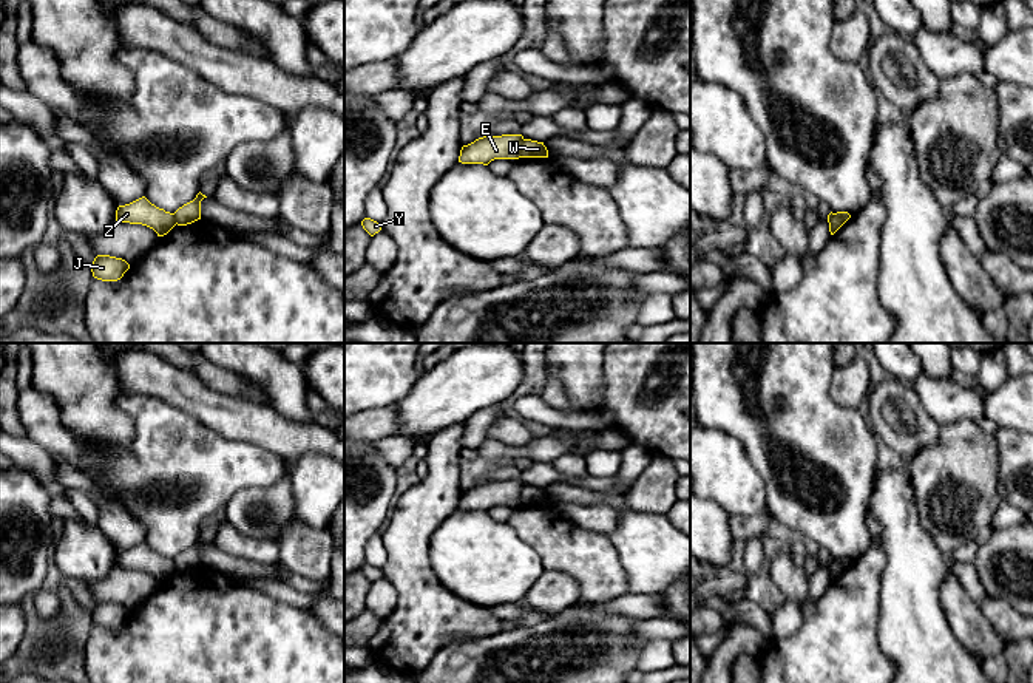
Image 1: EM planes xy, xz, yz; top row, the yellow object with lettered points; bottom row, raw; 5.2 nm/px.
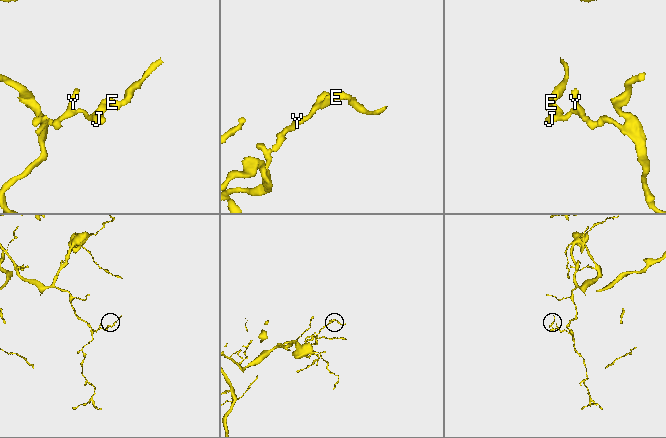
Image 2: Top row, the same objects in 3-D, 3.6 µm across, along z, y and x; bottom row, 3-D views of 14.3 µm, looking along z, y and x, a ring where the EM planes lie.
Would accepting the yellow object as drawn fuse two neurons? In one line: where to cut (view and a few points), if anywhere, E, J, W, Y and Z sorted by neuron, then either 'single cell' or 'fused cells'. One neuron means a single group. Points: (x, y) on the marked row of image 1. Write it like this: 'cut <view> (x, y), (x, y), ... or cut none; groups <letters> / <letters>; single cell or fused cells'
cut xz (524, 139), (519, 156); groups E J Y Z / W; fused cells

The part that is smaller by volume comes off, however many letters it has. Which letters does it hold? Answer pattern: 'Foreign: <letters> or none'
Foreign: W

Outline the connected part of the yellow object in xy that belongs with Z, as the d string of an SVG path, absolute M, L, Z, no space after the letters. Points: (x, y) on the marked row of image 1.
M145 196L119 206L116 210L116 221L142 224L153 229L157 236L167 235L174 226L174 215L151 204Z

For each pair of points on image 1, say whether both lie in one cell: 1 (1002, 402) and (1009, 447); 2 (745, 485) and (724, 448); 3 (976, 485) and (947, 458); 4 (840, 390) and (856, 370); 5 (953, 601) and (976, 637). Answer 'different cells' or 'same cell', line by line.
1: same cell
2: same cell
3: same cell
4: same cell
5: same cell

